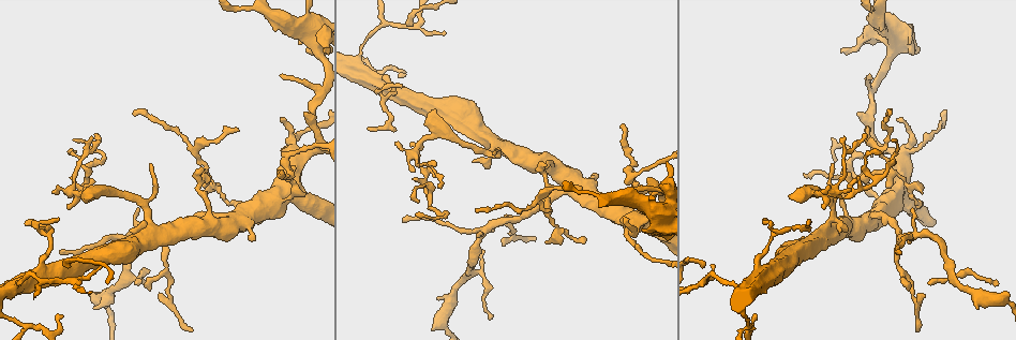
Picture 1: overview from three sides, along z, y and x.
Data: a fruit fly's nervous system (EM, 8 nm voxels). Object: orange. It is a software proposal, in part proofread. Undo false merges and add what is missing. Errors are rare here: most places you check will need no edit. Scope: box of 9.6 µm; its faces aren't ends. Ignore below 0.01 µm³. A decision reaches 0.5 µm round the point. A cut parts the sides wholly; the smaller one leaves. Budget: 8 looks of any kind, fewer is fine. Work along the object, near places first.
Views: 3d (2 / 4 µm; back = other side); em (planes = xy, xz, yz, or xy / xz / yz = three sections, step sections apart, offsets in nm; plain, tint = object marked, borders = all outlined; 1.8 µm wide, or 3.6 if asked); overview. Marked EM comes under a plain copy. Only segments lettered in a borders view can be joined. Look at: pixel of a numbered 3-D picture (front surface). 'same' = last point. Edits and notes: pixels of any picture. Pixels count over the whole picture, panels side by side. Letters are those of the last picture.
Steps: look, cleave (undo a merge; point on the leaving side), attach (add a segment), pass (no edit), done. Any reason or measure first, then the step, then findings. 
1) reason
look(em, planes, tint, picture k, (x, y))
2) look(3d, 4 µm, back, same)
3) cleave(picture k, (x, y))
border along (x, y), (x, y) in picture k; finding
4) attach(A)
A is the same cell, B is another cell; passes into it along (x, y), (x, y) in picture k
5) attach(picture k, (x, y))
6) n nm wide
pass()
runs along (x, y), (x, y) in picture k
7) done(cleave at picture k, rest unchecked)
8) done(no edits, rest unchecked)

branch point
look(em, planes, borders, picture 1, (76, 192))

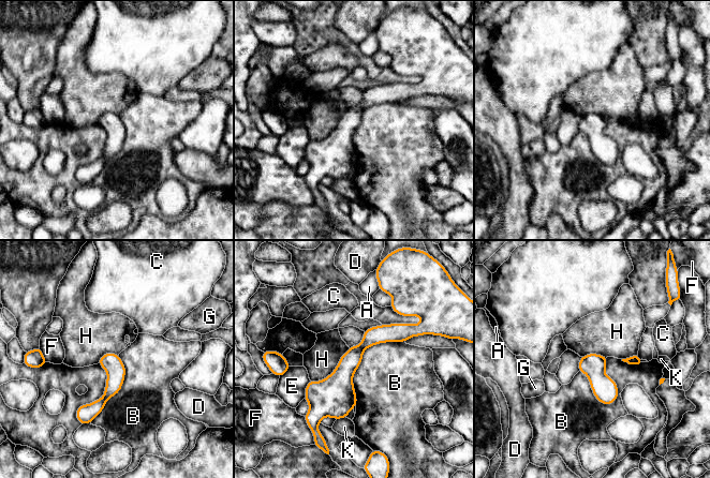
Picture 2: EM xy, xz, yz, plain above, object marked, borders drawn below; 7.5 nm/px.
pass()
A, B, C, D, E, F, G, H and K are other cells; continuous, no second neuron

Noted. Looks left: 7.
arms part here
look(3d, 2 µm, picture 1, (889, 175))

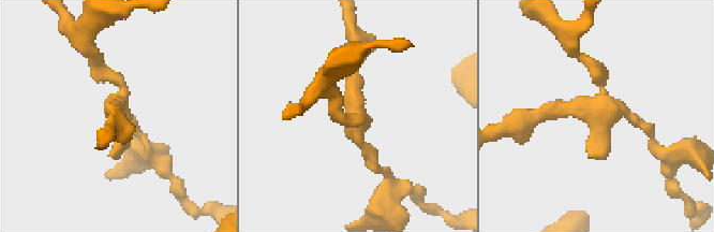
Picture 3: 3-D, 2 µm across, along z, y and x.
4 arms
look(em, planes, borders, picture 3, (114, 105))

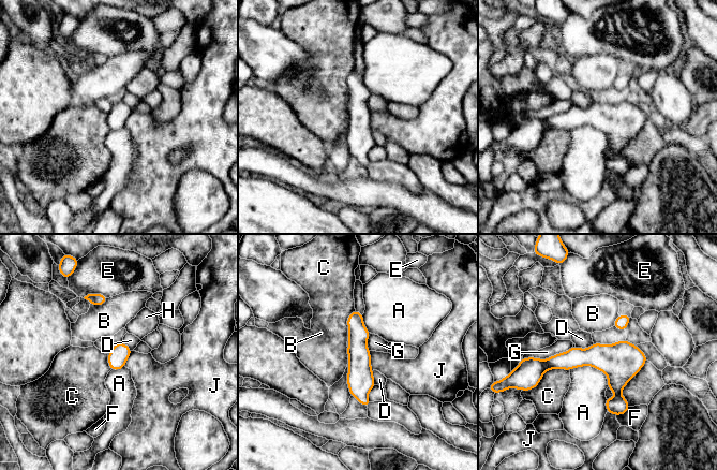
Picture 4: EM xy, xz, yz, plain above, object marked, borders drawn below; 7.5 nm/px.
G touches over 380 nm
pass()
A, B, C, D, E, F, G, H and J are other cells; all the same neuron

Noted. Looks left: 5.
thick turns thin
look(em, 3.6 µm, planes, borders, picture 1, (634, 224))

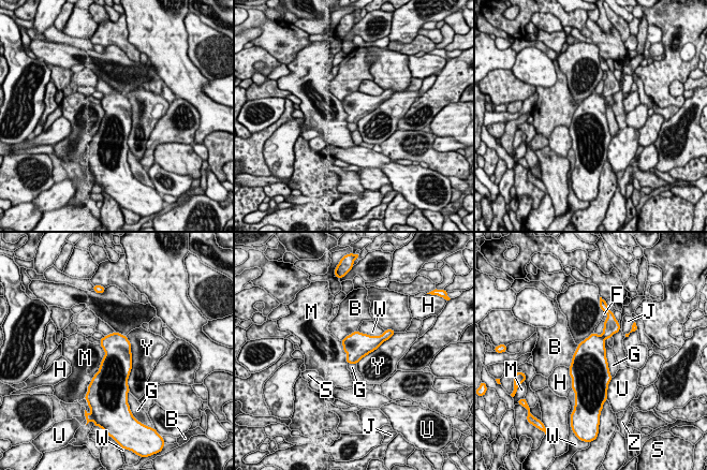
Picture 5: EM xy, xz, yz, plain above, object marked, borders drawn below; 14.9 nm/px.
Y touches over 750 nm
pass()
B, F, G, H, J, M, S, U, W, Y and Z are other cells; border along (100, 344), (104, 356), (90, 381) in picture 5; continuous, no second neuron

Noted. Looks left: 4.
done(no edits, rest unchecked)

